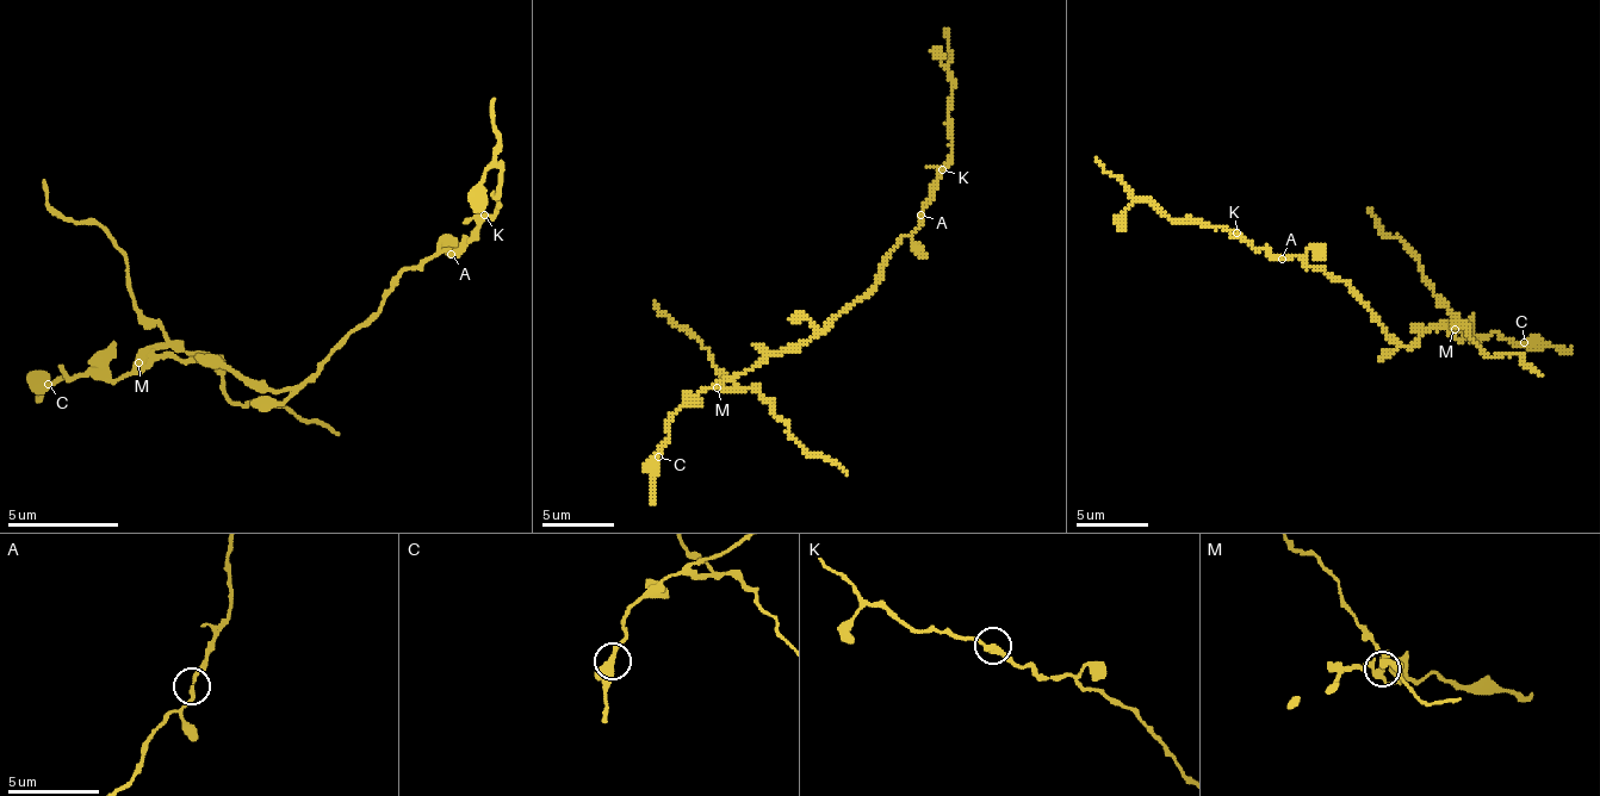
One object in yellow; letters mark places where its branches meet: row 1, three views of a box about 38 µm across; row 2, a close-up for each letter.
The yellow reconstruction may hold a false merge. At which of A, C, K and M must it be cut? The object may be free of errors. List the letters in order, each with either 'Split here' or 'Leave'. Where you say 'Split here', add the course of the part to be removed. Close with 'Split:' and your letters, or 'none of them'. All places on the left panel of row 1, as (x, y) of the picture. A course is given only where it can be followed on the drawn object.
A: Leave
C: Leave
K: Leave
M: Split here. Course of the part to remove: (137, 361), (165, 334), (137, 305), (126, 255), (92, 222), (70, 222), (42, 178)
Split: M

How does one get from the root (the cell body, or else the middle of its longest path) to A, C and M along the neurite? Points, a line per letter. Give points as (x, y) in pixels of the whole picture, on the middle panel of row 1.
A: (854, 300), (882, 275), (882, 261), (919, 225), (919, 213)
C: (854, 300), (807, 341), (763, 355), (749, 369), (701, 387), (673, 417), (665, 446), (658, 456)
M: (854, 300), (807, 341), (763, 355), (749, 369), (727, 377), (717, 387)

